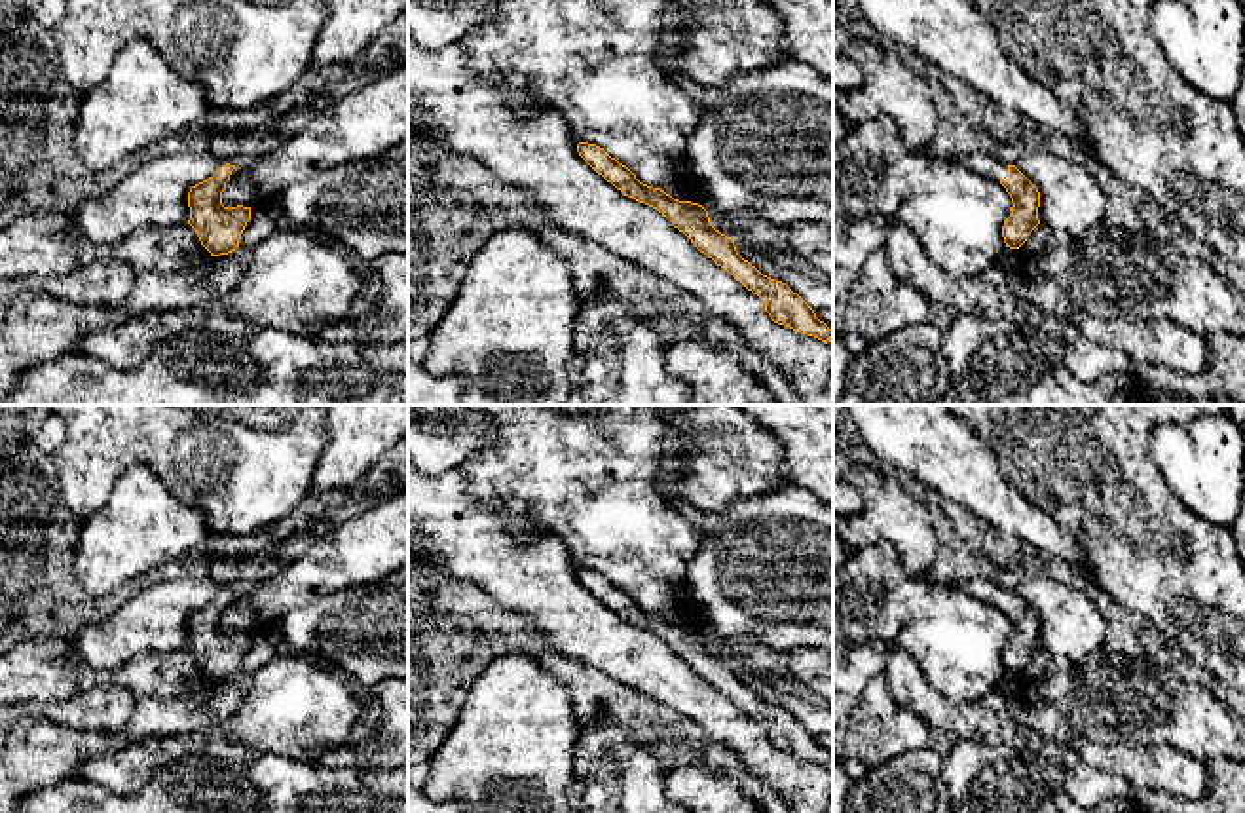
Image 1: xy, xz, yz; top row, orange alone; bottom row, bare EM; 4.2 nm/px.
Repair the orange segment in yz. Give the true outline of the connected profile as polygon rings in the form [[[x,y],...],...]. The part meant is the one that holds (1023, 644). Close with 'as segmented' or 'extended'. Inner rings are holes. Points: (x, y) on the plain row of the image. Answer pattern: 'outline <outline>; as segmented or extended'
outline [[[964,579],[955,581],[953,585],[1006,614],[1013,633],[1010,642],[1004,646],[1002,663],[1006,672],[1019,674],[1027,667],[1027,661],[1040,650],[1038,614],[1015,591],[1008,591],[994,581]]]; extended

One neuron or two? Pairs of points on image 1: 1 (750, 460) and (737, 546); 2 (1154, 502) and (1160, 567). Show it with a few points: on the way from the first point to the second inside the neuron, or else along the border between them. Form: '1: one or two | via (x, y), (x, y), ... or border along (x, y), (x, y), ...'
1: two | border along (788, 487), (746, 496), (722, 511), (706, 513)
2: one | via (1154, 517), (1154, 551)

